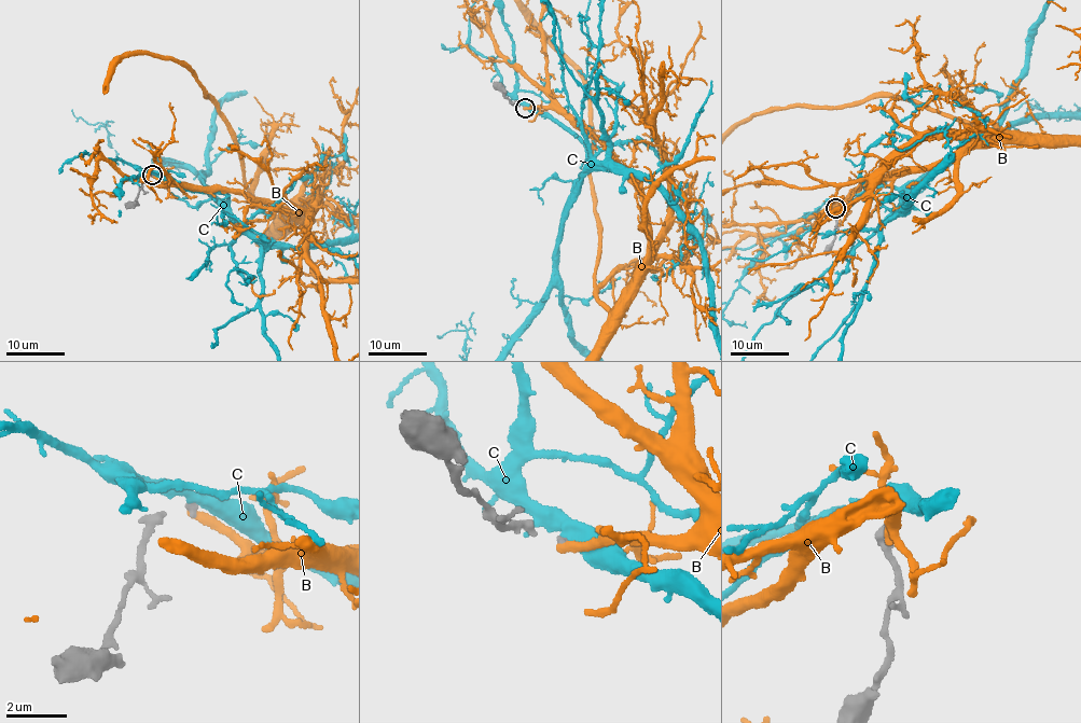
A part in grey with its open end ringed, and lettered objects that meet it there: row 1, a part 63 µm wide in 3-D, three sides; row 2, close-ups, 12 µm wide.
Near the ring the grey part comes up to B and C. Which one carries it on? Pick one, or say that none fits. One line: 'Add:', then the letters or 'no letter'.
Add: no letter

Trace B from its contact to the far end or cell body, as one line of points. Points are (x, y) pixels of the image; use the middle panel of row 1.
B: (524, 108), (565, 110), (643, 203), (646, 260), (613, 308), (594, 286), (590, 85)

